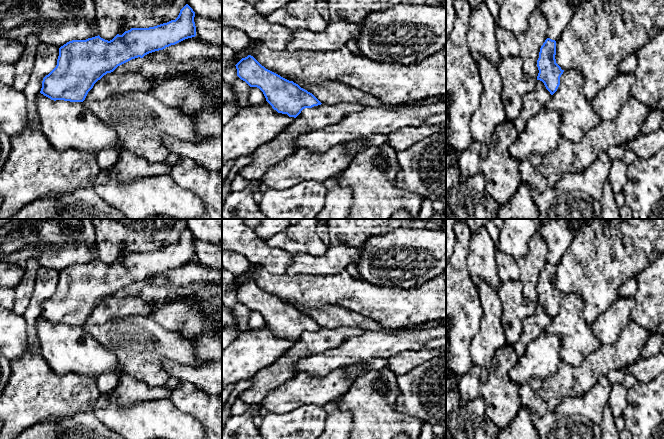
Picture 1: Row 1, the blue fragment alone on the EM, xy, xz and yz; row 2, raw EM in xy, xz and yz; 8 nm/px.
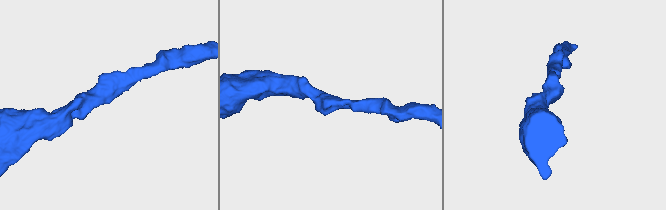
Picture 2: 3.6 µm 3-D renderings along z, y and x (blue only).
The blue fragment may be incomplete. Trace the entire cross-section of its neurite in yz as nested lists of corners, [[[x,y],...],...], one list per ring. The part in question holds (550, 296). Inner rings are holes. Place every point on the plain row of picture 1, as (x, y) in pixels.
[[[547,262],[540,272],[537,291],[539,294],[537,304],[544,307],[546,313],[553,319],[559,309],[564,294],[556,287],[556,265]]]

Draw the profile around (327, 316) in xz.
[[[326,304],[320,307],[298,307],[298,309],[312,317],[322,328],[355,325],[365,330],[388,330],[372,319],[337,305]]]

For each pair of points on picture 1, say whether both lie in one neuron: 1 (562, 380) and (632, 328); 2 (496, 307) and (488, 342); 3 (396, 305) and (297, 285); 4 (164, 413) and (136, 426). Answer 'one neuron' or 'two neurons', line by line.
1: one neuron
2: one neuron
3: one neuron
4: one neuron

